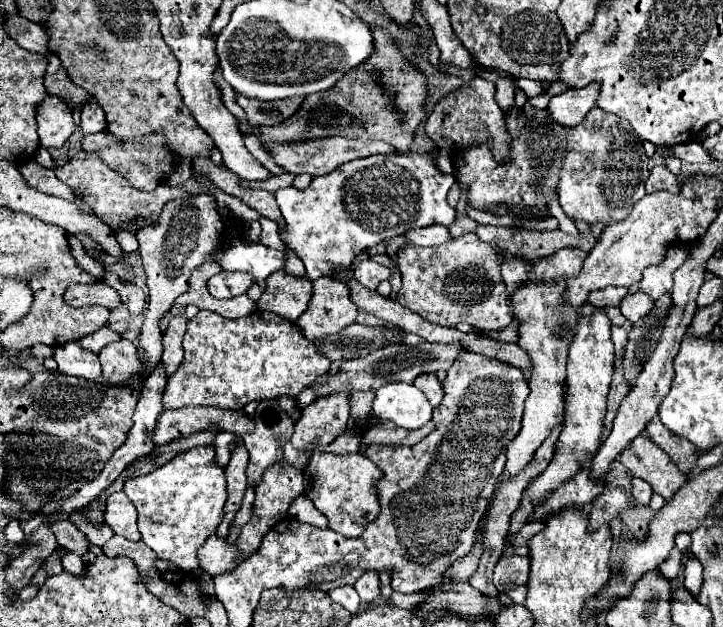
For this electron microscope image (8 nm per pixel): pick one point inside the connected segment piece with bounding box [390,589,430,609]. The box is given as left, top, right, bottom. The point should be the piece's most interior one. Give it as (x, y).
(398, 599)

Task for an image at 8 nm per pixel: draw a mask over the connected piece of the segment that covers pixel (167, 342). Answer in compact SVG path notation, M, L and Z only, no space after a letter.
M174 315L164 331L164 355L162 363L166 373L174 373L182 363L182 337L186 333L188 319L184 315Z

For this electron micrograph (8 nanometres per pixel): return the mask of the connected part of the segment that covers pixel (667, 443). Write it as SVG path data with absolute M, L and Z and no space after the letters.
M652 417L652 421L648 421L648 429L646 429L648 437L662 447L662 451L666 451L670 455L670 459L676 463L676 467L682 473L690 473L690 469L694 467L694 463L698 461L698 449L690 443L684 441L684 437L676 437L674 433L668 433L668 429L664 429L660 417Z

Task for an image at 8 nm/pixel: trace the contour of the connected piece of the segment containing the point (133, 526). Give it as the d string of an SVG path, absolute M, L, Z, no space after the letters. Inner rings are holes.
M122 491L112 493L112 497L108 497L104 519L116 535L126 537L128 541L140 541L142 539L140 531L138 531L136 507L132 505L132 501L128 501L128 497Z

